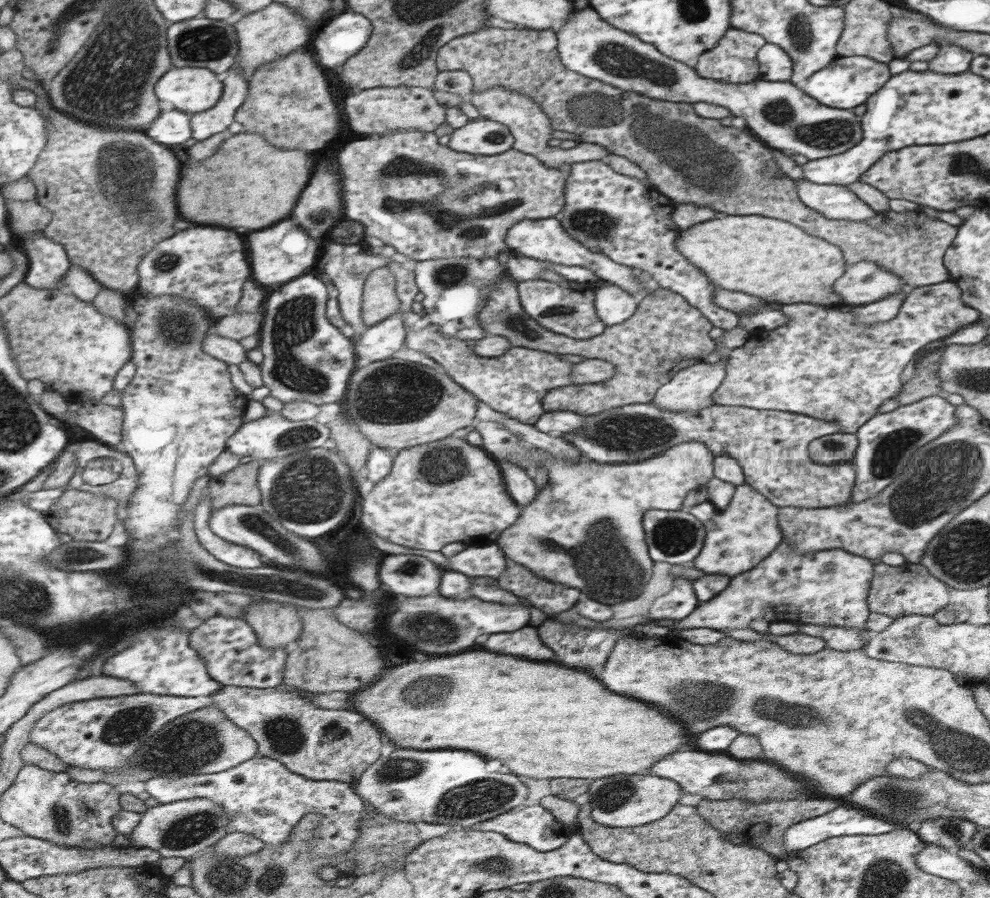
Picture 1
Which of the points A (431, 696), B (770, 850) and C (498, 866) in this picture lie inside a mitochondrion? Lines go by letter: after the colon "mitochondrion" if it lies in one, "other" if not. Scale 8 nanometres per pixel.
A: mitochondrion
B: other
C: mitochondrion

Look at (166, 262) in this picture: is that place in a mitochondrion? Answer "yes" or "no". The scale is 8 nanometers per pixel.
yes

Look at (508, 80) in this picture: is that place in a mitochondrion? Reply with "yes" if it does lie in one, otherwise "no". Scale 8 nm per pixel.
no

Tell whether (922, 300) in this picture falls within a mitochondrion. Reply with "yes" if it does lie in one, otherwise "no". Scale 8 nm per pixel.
no

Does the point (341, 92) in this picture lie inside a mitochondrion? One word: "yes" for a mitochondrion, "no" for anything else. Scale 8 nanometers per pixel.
no

